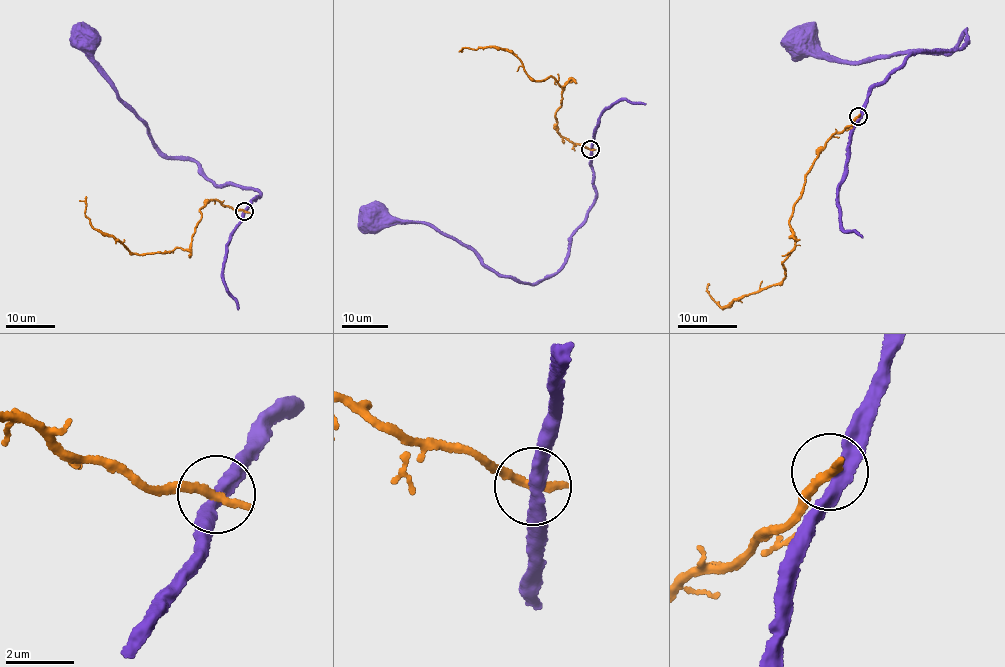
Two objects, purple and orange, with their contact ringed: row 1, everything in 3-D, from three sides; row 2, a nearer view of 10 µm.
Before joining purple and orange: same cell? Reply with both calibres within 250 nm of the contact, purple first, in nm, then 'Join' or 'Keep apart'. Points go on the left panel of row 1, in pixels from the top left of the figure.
Thickness 360 nm (purple) against 320 nm. Keep apart

